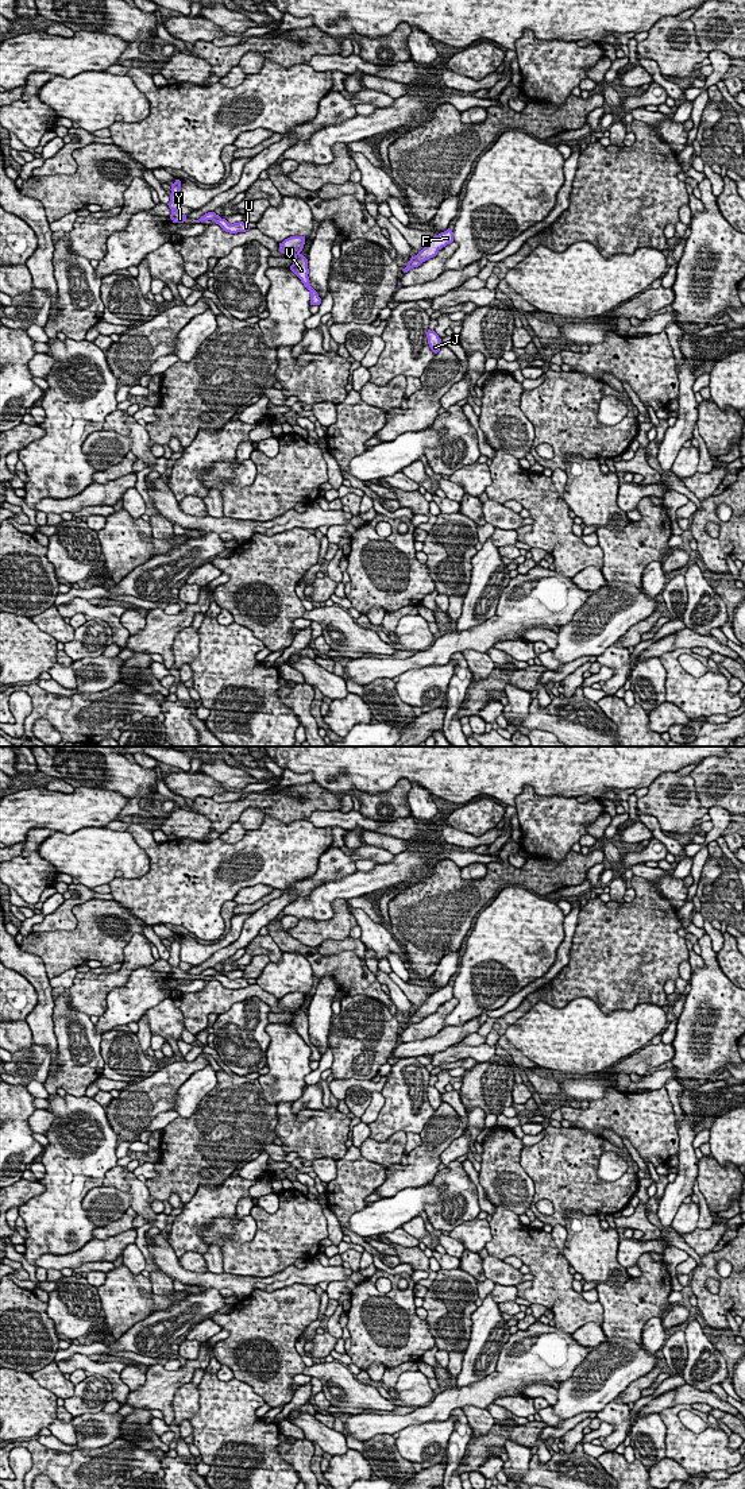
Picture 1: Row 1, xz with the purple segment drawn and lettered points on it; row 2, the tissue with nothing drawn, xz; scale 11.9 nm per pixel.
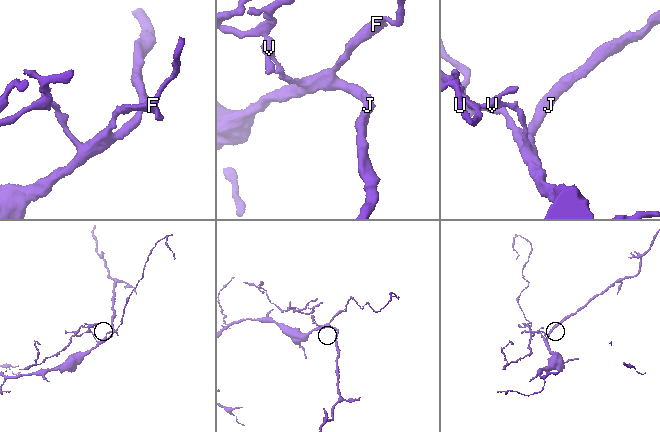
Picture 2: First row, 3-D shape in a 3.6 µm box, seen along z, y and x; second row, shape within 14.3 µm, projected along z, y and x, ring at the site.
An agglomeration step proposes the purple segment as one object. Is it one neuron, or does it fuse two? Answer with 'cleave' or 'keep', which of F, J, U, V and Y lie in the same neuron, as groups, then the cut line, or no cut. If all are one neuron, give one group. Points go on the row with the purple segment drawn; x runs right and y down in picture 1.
cleave; groups F J V / U Y; cut xz (298, 253), (294, 255)

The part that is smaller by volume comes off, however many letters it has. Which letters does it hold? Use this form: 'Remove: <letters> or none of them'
Remove: U, Y

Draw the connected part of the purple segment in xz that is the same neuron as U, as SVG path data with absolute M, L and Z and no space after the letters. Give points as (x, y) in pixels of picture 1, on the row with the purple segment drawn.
M215 212L205 213L198 220L196 220L196 223L208 221L208 220L215 221L216 224L219 224L223 228L223 231L229 232L229 234L246 232L251 227L250 224L243 223L243 221L231 224L225 219L221 219Z

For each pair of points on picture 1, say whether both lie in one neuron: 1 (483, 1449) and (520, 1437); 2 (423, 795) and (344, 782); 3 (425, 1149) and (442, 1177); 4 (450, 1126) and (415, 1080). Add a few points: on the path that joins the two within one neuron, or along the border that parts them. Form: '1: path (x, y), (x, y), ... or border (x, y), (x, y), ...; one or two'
1: path (493, 1442), (500, 1435), (510, 1435); one
2: border (412, 783), (419, 783), (433, 797); two
3: border (439, 1171), (428, 1183); two
4: border (435, 1110), (419, 1133); two

